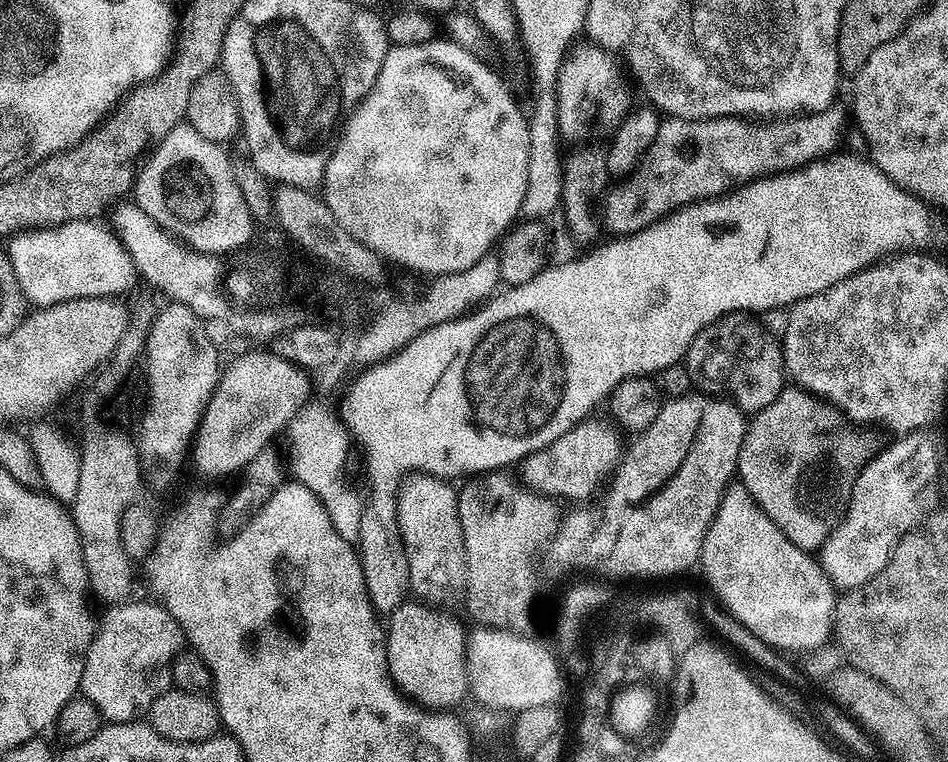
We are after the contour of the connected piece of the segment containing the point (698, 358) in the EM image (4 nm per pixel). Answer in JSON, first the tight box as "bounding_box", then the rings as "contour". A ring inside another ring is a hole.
{"bounding_box":[686,312,786,414],"contour":[[[729,312],[701,329],[688,348],[686,367],[689,376],[700,376],[709,393],[723,394],[745,414],[761,412],[786,387],[781,341],[747,312]]]}

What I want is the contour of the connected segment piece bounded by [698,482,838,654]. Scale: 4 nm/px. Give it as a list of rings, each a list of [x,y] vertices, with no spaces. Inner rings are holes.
[[[732,482],[725,488],[720,499],[720,505],[716,510],[716,516],[713,517],[702,538],[698,568],[704,571],[704,580],[712,587],[713,593],[711,592],[711,595],[719,601],[724,611],[731,615],[734,620],[737,620],[744,627],[745,632],[752,632],[753,635],[770,647],[779,650],[781,653],[791,654],[790,652],[808,652],[811,648],[818,650],[829,643],[830,637],[834,632],[832,617],[835,613],[838,599],[832,582],[824,575],[819,559],[812,552],[804,552],[798,546],[794,546],[794,542],[790,542],[790,538],[786,538],[786,534],[782,534],[782,530],[778,530],[778,526],[774,526],[774,522],[761,510],[758,502],[754,502],[754,498],[746,491],[743,484]]]

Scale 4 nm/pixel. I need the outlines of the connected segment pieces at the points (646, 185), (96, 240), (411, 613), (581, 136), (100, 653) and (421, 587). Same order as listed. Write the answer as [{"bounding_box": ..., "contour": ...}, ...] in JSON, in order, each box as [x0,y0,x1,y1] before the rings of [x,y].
[{"bounding_box":[602,106,846,237],"contour":[[[829,106],[820,109],[818,112],[805,112],[803,114],[784,114],[779,118],[745,118],[742,116],[718,116],[709,120],[683,120],[678,116],[661,119],[658,126],[658,134],[654,134],[654,142],[646,150],[646,154],[640,160],[640,166],[631,176],[621,179],[620,184],[607,193],[606,199],[602,204],[602,224],[605,229],[608,228],[617,237],[628,236],[632,232],[641,232],[644,228],[649,228],[655,220],[661,216],[668,215],[669,212],[675,212],[677,208],[684,208],[687,204],[696,204],[699,200],[711,200],[718,196],[723,196],[732,191],[733,188],[740,187],[741,184],[748,183],[749,180],[759,180],[761,176],[774,176],[778,172],[793,172],[795,168],[805,168],[814,160],[823,160],[824,157],[833,155],[836,148],[841,147],[842,141],[846,136],[846,127],[844,128],[844,112],[837,106]]]},{"bounding_box":[6,220,138,308],"contour":[[[71,220],[65,224],[59,224],[53,228],[38,228],[35,232],[22,232],[19,233],[7,241],[6,251],[10,262],[14,266],[14,274],[18,278],[18,286],[22,286],[24,291],[25,301],[31,302],[33,305],[45,308],[51,304],[57,304],[58,302],[66,302],[67,300],[73,300],[74,298],[102,298],[103,296],[110,296],[113,298],[123,297],[123,292],[128,292],[132,288],[132,283],[138,280],[138,273],[134,262],[130,258],[130,254],[126,250],[126,246],[122,246],[122,242],[116,237],[115,231],[111,227],[105,226],[103,228],[100,222],[96,220]]]},{"bounding_box":[386,598,469,710],"contour":[[[409,598],[386,620],[386,654],[392,683],[415,703],[433,710],[452,710],[469,695],[466,631],[456,616]]]},{"bounding_box":[556,42,633,142],"contour":[[[595,42],[580,44],[571,49],[563,58],[560,66],[560,74],[556,78],[556,110],[557,110],[557,129],[561,137],[568,140],[582,140],[578,142],[588,142],[592,135],[597,132],[604,138],[611,137],[617,126],[628,117],[629,112],[633,111],[632,92],[628,89],[629,81],[618,63],[617,57],[607,48],[601,47]]]},{"bounding_box":[80,598,185,724],"contour":[[[129,598],[105,607],[108,609],[105,610],[104,617],[99,617],[96,633],[93,634],[90,646],[84,655],[80,692],[85,700],[89,700],[99,710],[105,721],[113,724],[130,724],[139,721],[151,708],[152,703],[163,692],[173,687],[172,657],[181,651],[185,643],[184,631],[159,602],[148,600]]]},{"bounding_box":[395,471,466,598],"contour":[[[413,471],[399,481],[395,493],[396,521],[410,566],[411,591],[420,598],[432,598],[428,596],[455,588],[457,591],[464,583],[466,550],[458,518],[457,489],[448,484],[447,479]]]}]

